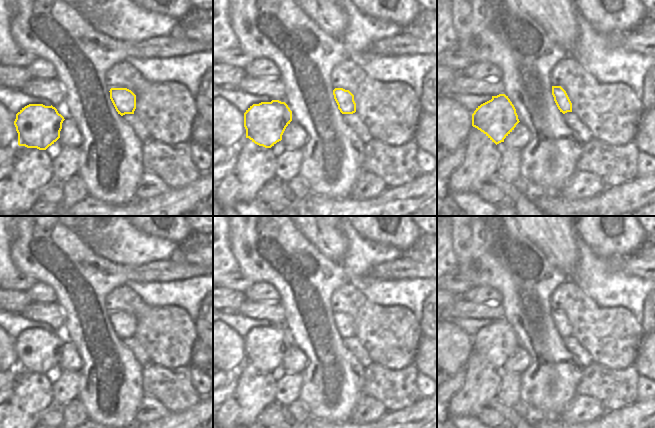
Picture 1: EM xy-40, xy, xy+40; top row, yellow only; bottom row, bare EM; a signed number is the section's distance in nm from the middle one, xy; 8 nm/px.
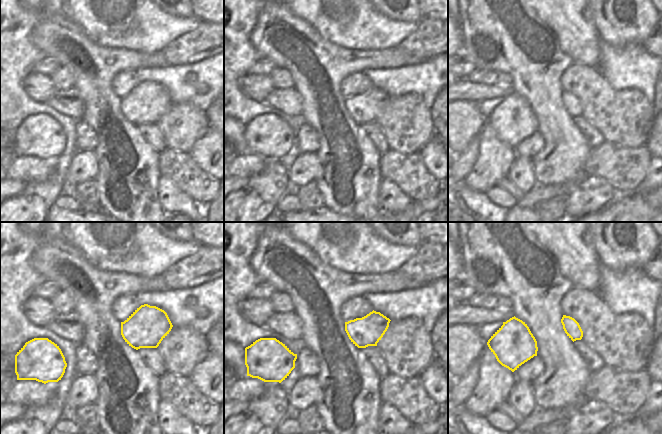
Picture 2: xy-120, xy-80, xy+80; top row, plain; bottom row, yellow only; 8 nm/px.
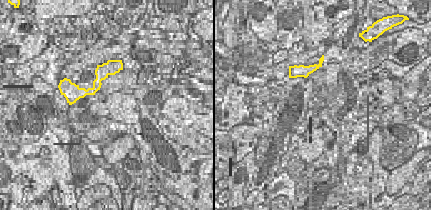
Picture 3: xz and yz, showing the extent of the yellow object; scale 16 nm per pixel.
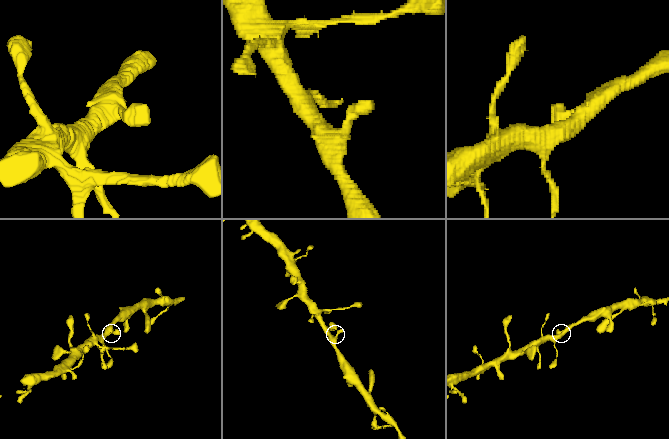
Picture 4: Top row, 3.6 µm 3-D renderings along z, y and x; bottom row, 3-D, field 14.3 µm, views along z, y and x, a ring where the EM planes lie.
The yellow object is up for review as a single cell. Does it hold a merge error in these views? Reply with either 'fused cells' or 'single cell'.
single cell

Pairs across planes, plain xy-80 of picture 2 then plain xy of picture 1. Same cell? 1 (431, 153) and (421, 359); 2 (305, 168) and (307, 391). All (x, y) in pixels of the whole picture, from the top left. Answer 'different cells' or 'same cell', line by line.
1: different cells
2: different cells

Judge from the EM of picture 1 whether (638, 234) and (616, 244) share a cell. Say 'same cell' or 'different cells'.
same cell

